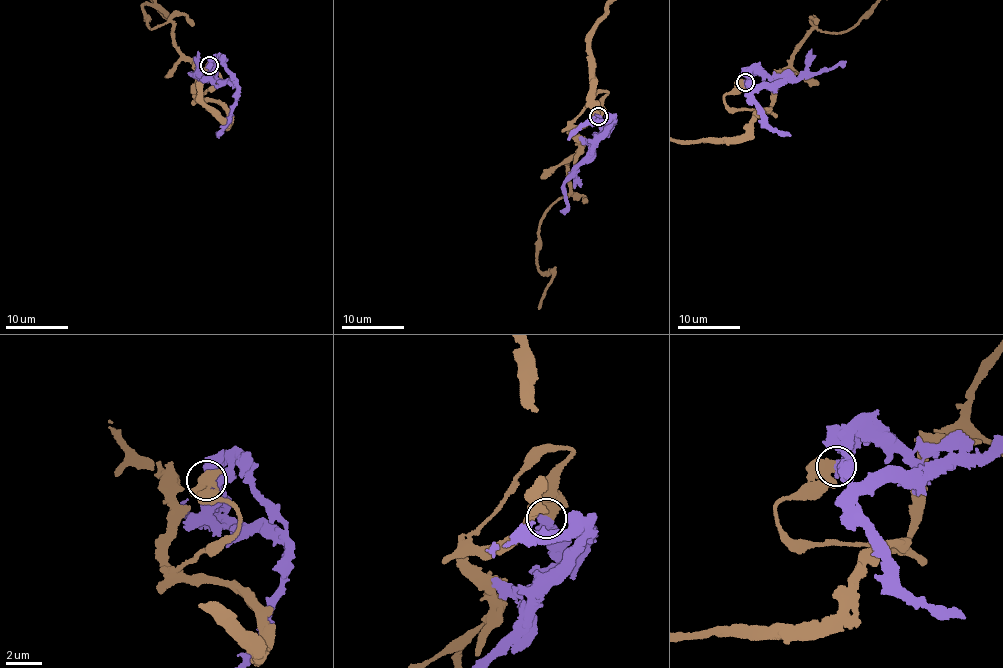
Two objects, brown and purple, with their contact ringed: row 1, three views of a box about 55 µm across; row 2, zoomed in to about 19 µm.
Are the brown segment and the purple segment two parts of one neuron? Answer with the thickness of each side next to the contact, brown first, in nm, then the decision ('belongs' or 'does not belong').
calibres 380 and 550 nm; belongs

